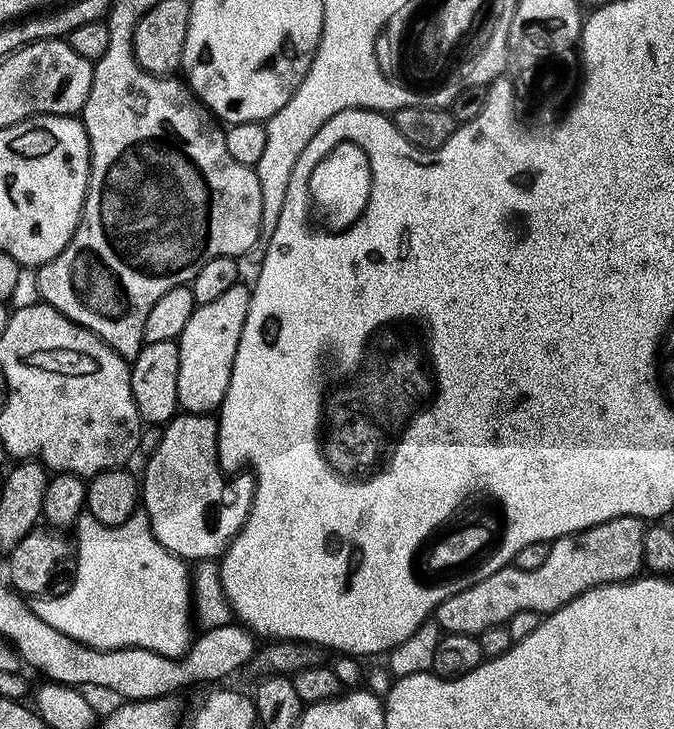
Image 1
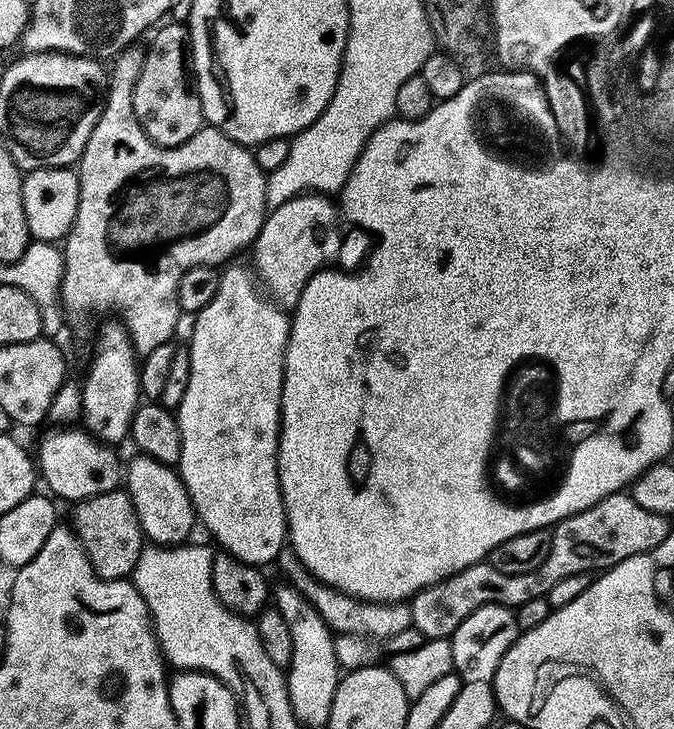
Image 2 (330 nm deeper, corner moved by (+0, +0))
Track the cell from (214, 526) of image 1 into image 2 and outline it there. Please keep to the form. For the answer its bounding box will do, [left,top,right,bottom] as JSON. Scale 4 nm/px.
[178,267,290,566]

